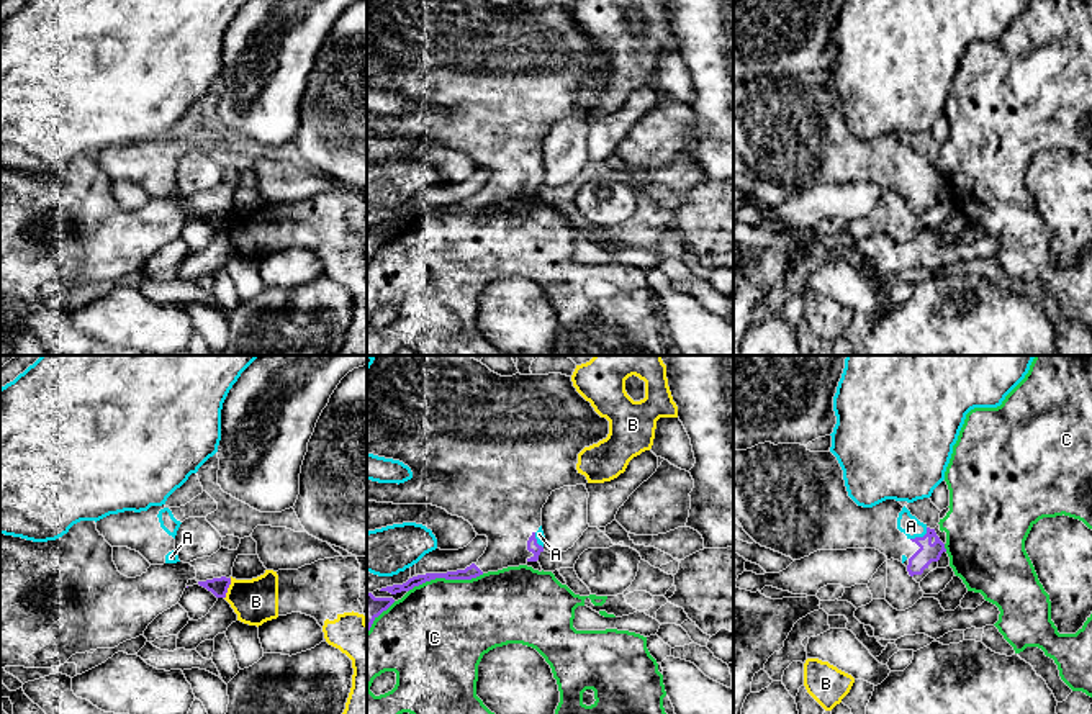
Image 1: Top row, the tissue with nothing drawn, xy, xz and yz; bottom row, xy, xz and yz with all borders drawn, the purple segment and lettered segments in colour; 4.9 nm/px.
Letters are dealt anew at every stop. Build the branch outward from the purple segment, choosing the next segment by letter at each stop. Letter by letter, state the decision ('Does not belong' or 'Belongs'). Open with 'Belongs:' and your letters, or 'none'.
Belongs: A
A: Belongs
B: Does not belong
C: Does not belong

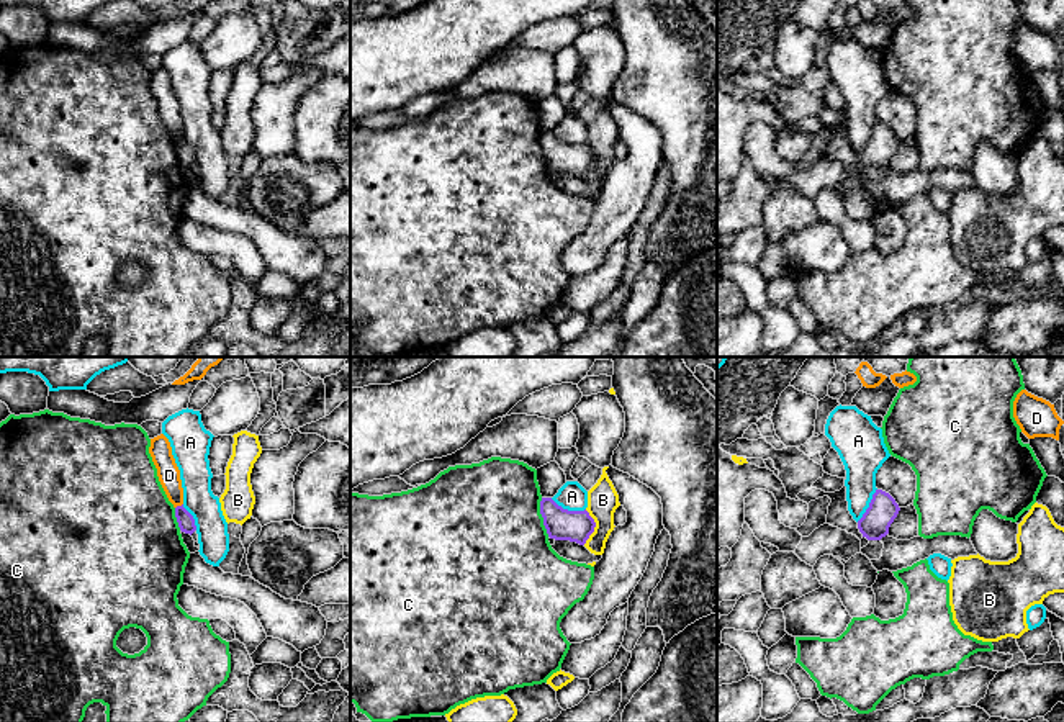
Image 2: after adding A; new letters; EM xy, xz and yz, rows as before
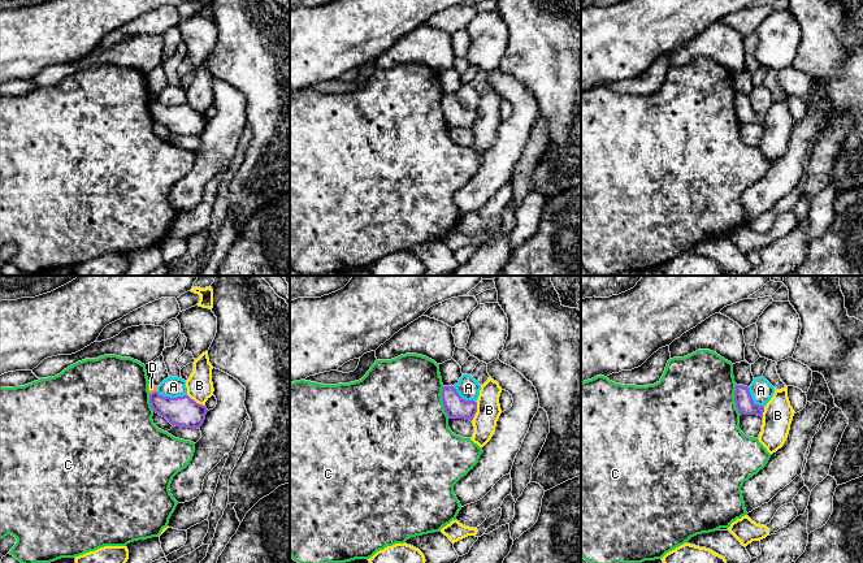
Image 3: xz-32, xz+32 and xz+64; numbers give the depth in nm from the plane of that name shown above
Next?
Belongs: none
A: Does not belong
B: Does not belong
C: Does not belong
D: Does not belong

